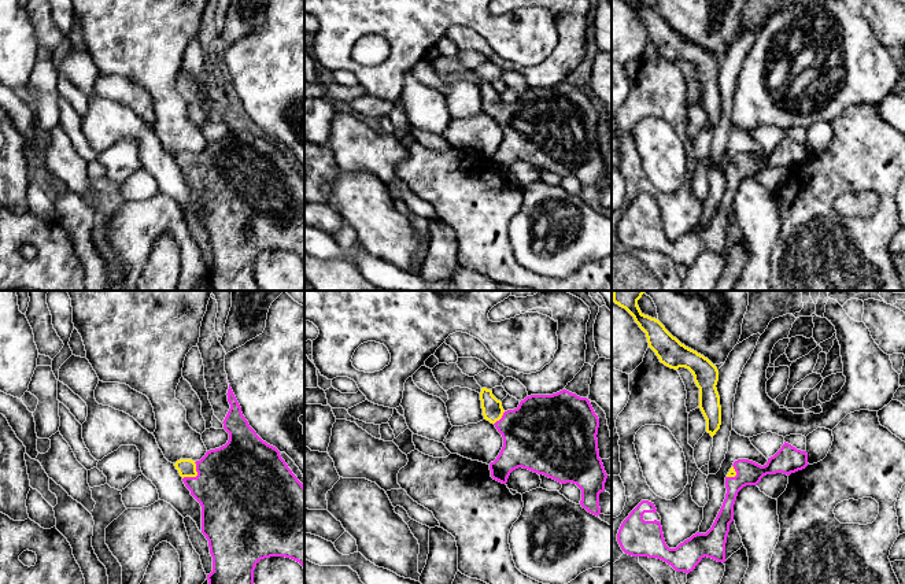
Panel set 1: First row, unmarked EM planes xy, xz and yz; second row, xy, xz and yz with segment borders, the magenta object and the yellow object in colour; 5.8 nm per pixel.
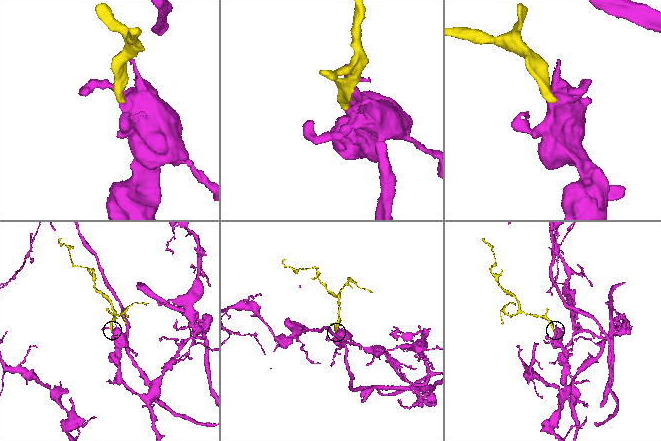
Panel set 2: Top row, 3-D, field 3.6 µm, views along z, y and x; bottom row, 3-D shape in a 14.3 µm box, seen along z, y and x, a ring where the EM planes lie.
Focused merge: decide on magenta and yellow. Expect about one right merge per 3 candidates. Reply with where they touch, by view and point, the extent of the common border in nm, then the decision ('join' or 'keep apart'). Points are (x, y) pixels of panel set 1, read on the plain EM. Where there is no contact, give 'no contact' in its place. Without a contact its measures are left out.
contact xy (196, 169); length 130 nm; join

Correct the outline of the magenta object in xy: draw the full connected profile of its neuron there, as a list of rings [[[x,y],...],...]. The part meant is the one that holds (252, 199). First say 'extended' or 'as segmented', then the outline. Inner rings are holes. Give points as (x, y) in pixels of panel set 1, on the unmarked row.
extended; [[[230,81],[230,101],[224,112],[229,126],[225,138],[210,143],[200,154],[180,152],[174,156],[185,180],[202,199],[202,226],[208,233],[213,265],[207,267],[214,291],[262,291],[254,277],[254,263],[261,252],[285,250],[299,255],[304,262],[304,178],[288,160],[280,144],[263,134],[250,119]]]

